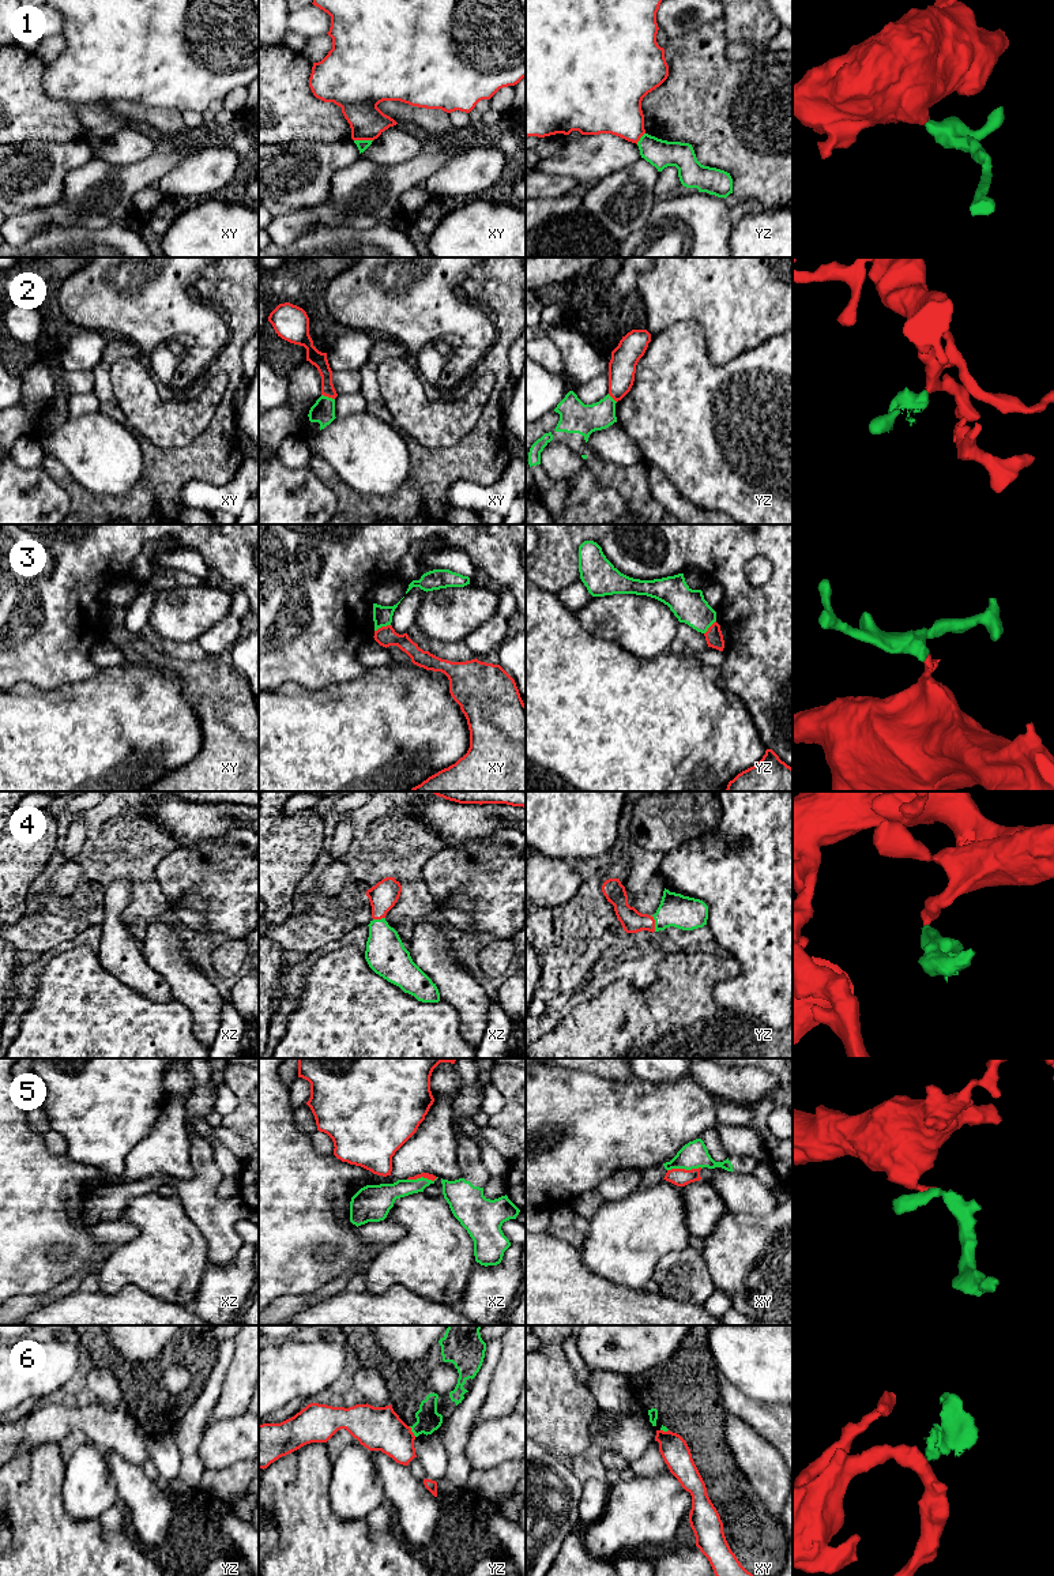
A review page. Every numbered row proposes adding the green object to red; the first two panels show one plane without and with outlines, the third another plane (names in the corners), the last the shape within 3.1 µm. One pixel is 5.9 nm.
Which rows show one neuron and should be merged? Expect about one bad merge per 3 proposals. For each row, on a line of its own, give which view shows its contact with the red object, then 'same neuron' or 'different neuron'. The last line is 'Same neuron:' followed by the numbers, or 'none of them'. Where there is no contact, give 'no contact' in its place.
1: meets red in xy; different neuron
2: meets red in xy; different neuron
3: meets red in xy; different neuron
4: meets red in yz; same neuron
5: meets red in xy; different neuron
6: meets red in yz; different neuron
Same neuron: 4

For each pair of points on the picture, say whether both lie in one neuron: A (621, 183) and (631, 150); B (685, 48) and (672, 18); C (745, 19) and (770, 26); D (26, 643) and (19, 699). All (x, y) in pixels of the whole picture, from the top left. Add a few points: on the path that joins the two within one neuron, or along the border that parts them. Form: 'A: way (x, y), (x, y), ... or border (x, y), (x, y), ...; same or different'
A: border (640, 157), (598, 181); different
B: border (710, 21), (684, 34), (669, 38); different
C: way (751, 19), (764, 26); same
D: border (14, 684), (29, 683), (53, 689); different

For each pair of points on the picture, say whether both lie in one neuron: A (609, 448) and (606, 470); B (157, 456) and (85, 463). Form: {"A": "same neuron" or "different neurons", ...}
{"A": "different neurons", "B": "different neurons"}

